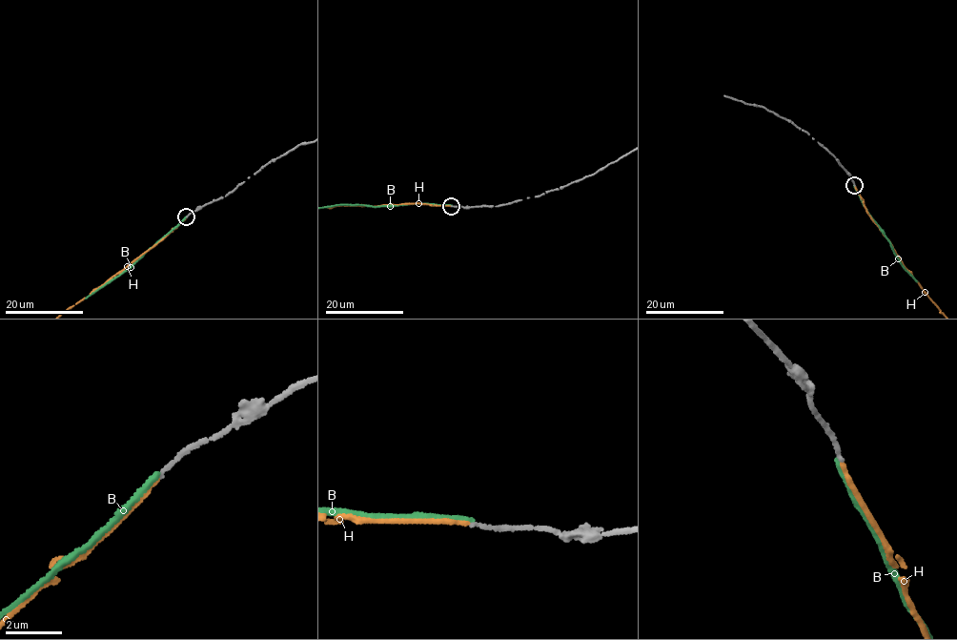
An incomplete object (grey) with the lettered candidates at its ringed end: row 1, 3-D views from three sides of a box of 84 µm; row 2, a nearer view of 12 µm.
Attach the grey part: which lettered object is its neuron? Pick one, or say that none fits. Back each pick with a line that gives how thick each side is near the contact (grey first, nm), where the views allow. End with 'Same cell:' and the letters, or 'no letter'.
H: Thickness 140 nm (grey) against 150 nm
Same cell: H

